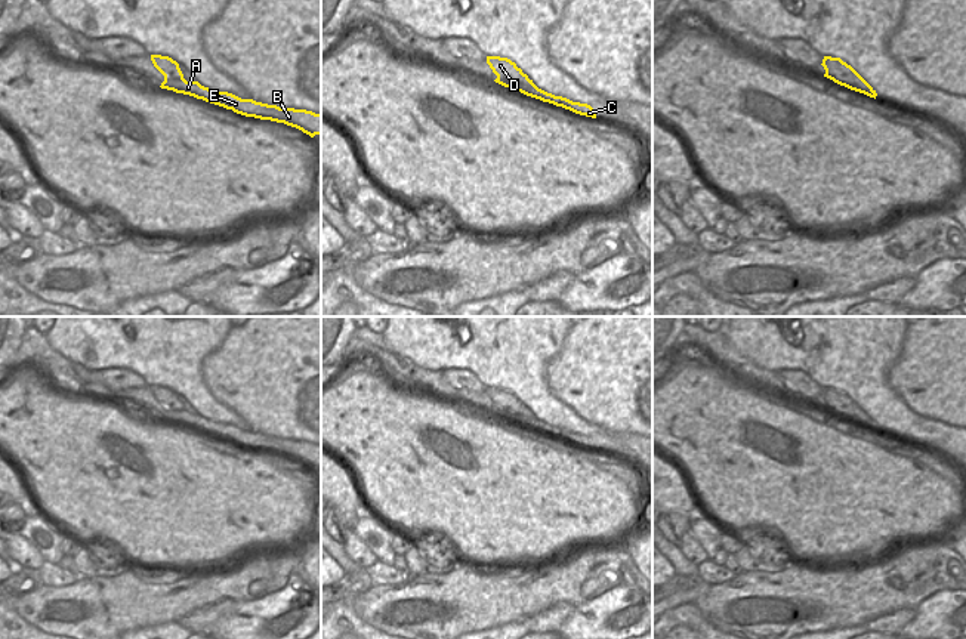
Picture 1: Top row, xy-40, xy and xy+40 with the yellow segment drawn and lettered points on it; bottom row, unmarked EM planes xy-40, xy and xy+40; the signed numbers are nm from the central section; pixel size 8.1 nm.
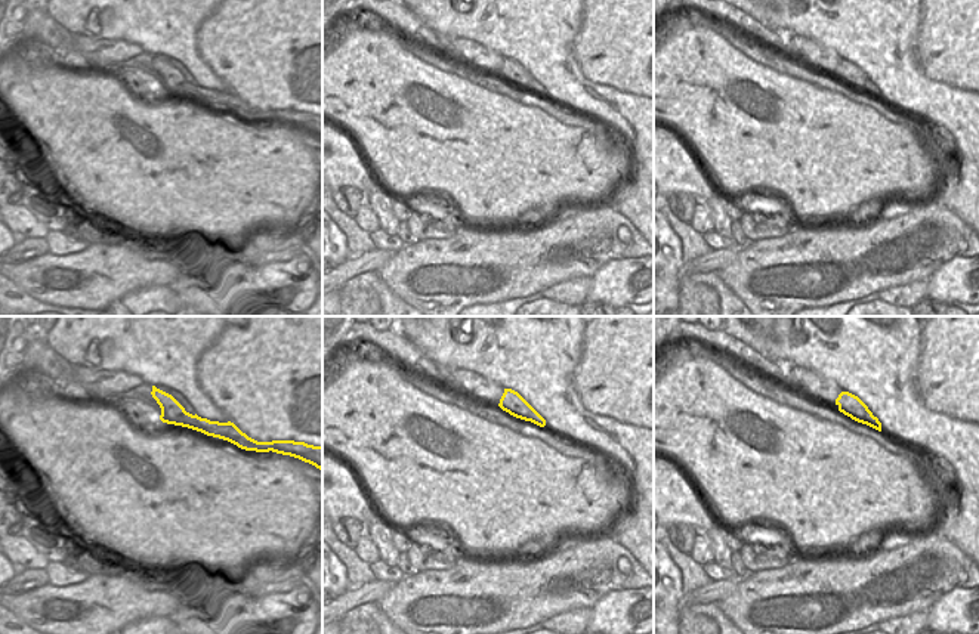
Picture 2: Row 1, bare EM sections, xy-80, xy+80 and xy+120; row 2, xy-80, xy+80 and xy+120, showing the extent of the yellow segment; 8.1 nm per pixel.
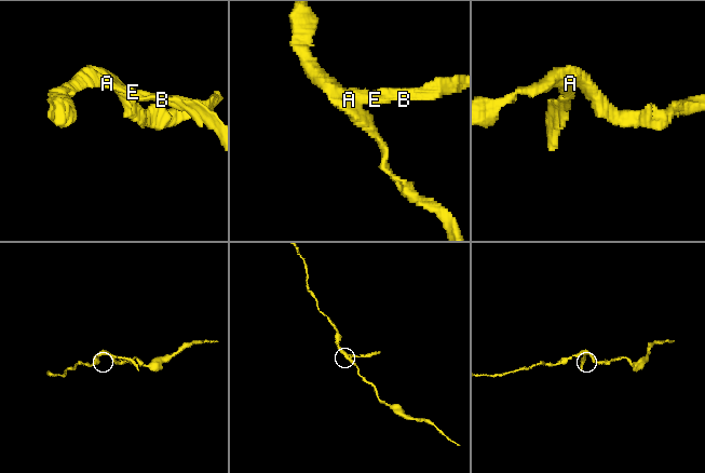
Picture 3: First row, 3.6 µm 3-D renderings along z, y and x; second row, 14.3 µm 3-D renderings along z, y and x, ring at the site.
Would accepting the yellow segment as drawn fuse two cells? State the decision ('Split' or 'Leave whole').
Split.

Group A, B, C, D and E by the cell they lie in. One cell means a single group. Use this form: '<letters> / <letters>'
A B C E / D

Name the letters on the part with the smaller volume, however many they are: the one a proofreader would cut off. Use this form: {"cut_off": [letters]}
{"cut_off": ["A", "B", "C", "E"]}

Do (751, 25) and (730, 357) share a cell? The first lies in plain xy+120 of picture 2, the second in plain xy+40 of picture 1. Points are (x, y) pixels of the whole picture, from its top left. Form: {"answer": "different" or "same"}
{"answer": "same"}

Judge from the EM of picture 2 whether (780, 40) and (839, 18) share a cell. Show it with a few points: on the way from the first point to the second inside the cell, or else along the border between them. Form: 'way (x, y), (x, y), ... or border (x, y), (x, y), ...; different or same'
border (786, 28), (793, 33); different

